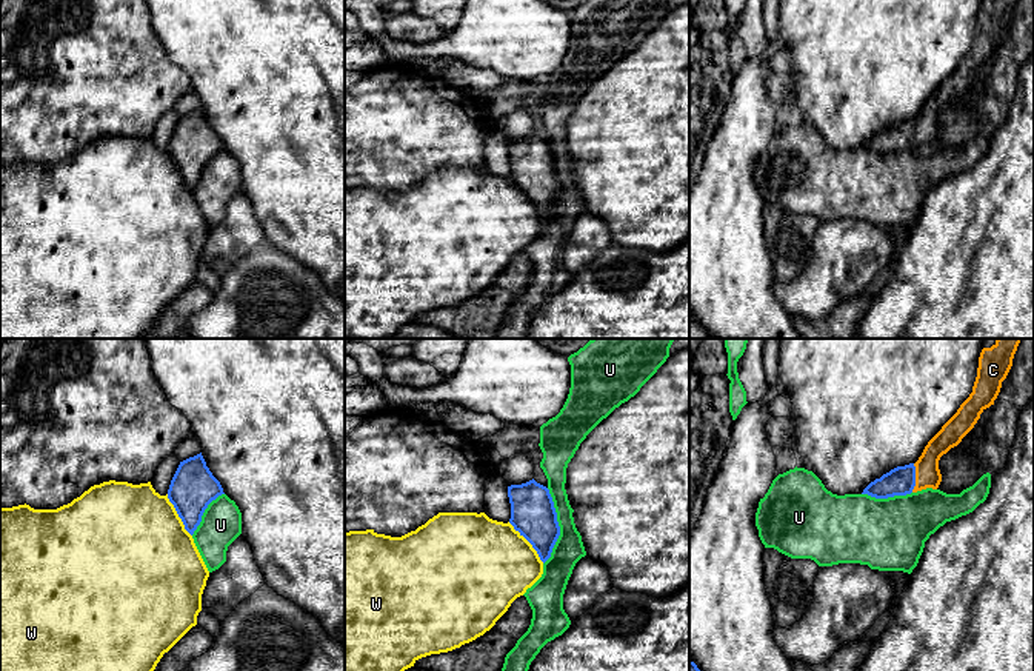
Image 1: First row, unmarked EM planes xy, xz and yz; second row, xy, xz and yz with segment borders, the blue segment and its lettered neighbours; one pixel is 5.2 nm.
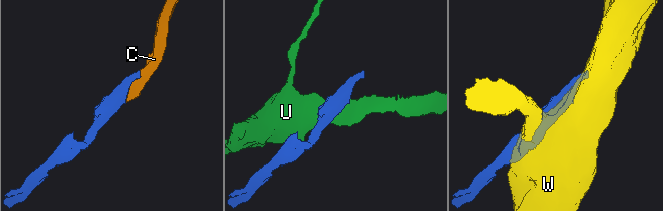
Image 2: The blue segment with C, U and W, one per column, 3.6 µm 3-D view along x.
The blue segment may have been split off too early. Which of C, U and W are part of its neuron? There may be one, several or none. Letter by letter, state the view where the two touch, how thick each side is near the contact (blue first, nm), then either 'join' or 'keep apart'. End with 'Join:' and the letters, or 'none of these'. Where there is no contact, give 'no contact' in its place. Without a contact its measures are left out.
C: yz | 150/130 nm | join
U: xz | 240/160 nm | keep apart
W: xz | 240/460 nm | keep apart
Join: C

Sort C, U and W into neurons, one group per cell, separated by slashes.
C / U / W

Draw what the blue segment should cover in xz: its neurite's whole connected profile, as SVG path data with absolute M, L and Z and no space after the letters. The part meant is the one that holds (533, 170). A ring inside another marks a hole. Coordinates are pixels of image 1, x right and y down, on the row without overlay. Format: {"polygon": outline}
{"polygon": "M532 134L508 142L508 152L511 159L509 179L532 200L545 219L560 191L549 145Z"}

